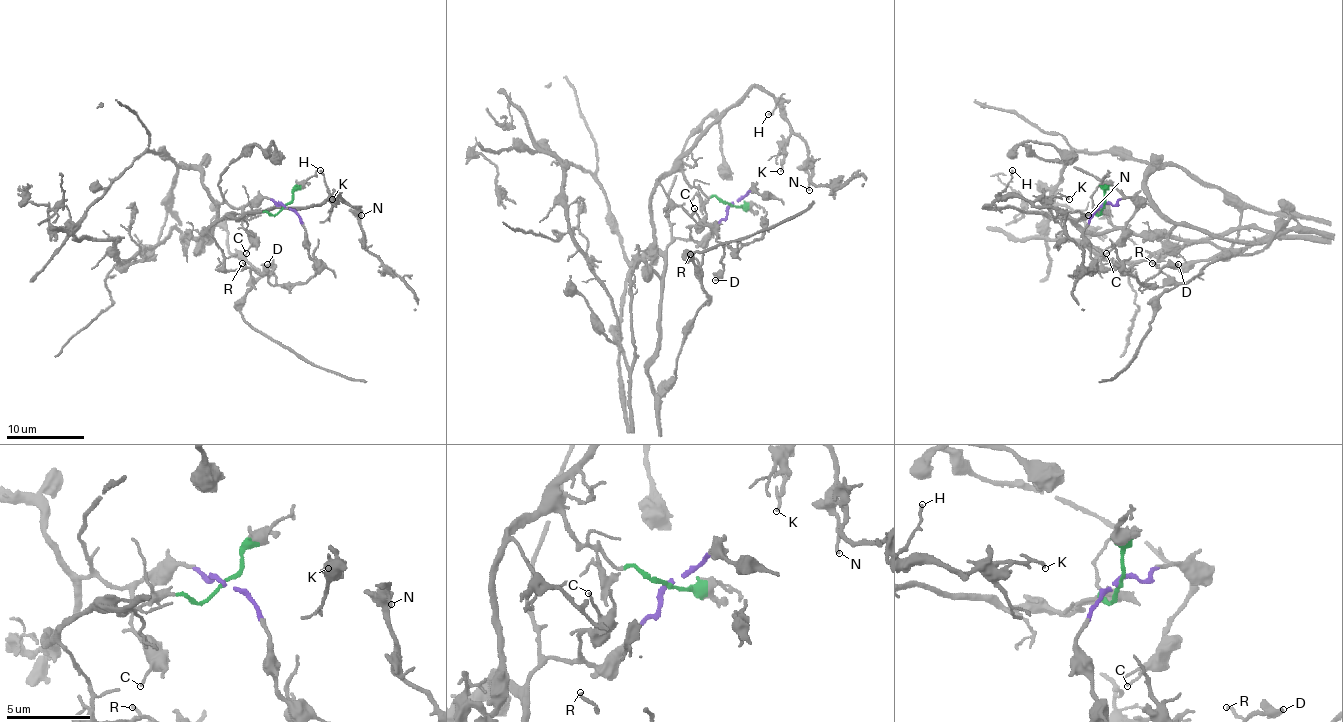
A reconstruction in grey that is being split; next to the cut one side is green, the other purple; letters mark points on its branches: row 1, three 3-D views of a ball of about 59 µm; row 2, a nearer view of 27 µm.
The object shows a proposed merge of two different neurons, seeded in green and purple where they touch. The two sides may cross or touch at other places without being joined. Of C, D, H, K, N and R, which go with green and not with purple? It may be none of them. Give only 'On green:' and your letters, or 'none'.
On green: D, H, K, N

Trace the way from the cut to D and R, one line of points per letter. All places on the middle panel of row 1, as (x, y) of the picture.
D: (732, 205), (703, 195), (680, 172), (668, 172), (657, 184), (721, 244), (723, 273), (715, 281)
R: (732, 203), (699, 242), (666, 250), (649, 377), (659, 399), (707, 298), (690, 253)

